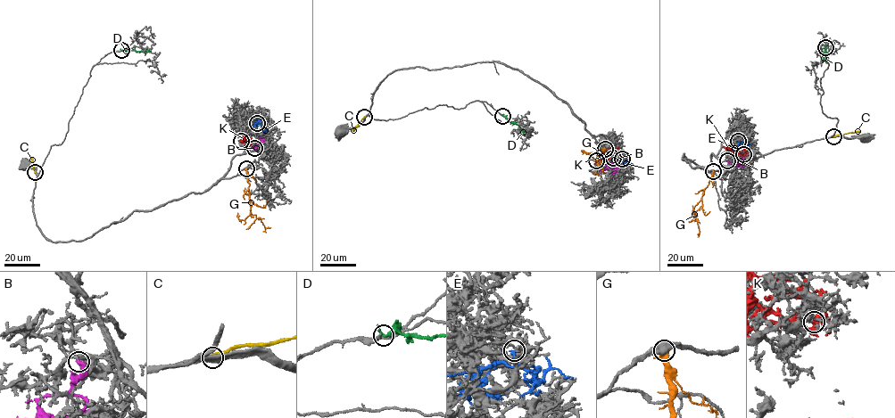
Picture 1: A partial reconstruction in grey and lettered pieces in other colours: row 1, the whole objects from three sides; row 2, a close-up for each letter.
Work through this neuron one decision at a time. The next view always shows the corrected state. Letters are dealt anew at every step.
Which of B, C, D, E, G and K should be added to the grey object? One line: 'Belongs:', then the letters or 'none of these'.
Belongs: E

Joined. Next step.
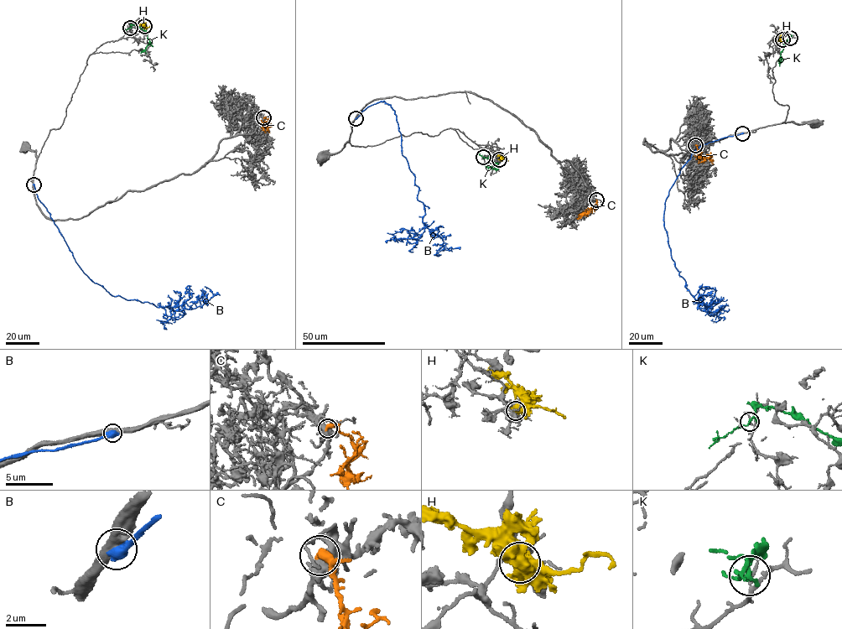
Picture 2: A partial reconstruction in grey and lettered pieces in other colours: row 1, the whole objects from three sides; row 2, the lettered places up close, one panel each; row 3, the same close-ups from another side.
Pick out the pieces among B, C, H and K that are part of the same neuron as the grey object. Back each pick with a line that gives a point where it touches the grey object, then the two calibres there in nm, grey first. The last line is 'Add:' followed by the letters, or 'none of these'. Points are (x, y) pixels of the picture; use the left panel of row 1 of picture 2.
C: (263, 117) | 460/440 nm
Add: C

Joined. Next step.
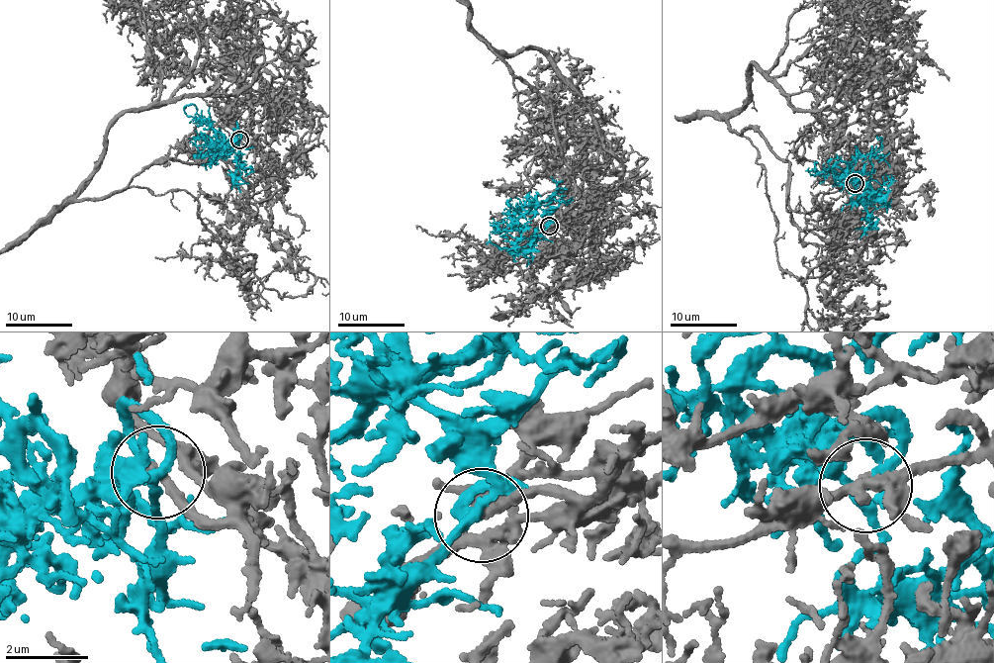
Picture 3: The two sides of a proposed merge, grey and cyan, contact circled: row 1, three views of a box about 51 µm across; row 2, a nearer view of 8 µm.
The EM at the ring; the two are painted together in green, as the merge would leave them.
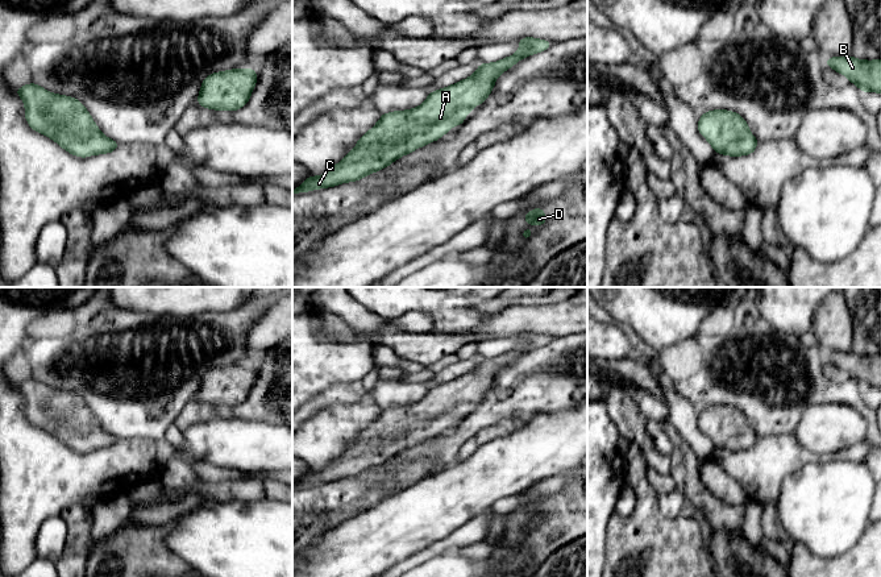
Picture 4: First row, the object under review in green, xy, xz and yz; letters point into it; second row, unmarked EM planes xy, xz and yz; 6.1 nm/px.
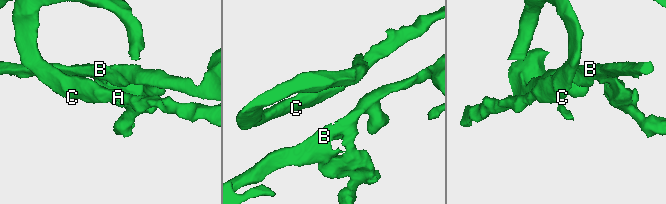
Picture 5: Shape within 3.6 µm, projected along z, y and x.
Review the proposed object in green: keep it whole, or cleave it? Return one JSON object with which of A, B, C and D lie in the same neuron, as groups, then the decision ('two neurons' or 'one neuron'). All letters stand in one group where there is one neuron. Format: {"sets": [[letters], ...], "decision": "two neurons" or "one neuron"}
{"sets": [["A", "B", "C", "D"]], "decision": "one neuron"}

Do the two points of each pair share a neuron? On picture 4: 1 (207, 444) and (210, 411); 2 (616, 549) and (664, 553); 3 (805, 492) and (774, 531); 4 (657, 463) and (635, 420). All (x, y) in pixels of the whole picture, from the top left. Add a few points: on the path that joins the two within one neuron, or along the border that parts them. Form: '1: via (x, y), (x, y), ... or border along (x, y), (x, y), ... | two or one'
1: border along (241, 419), (195, 422), (182, 432) | two
2: via (628, 549), (645, 547), (652, 553) | one
3: border along (780, 528), (786, 540) | two
4: via (649, 452), (636, 431) | one

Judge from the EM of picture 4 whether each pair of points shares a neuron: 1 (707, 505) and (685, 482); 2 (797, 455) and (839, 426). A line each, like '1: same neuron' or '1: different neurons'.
1: same neuron
2: different neurons

